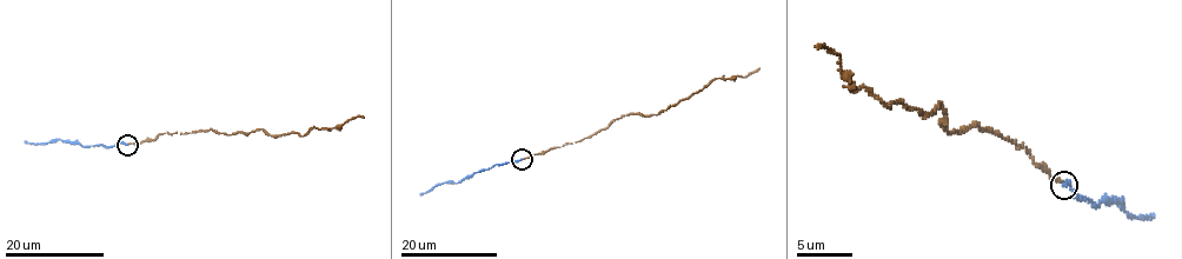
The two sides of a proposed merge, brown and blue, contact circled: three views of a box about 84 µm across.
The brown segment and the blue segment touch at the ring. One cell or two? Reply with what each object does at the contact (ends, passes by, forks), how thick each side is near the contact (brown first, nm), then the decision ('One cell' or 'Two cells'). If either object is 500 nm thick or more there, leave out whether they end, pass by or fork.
At the ring brown ends. At the ring blue ends. Thickness 130 nm (brown) against 180 nm. Two cells

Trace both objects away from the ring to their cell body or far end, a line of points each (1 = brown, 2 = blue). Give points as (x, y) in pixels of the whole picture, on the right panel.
1: (1063, 185), (1022, 145), (975, 124), (947, 132), (938, 101), (928, 113), (854, 92), (837, 54), (815, 46)
2: (1063, 186), (1069, 183), (1074, 196), (1099, 207), (1122, 198), (1128, 214), (1147, 218), (1154, 214)

